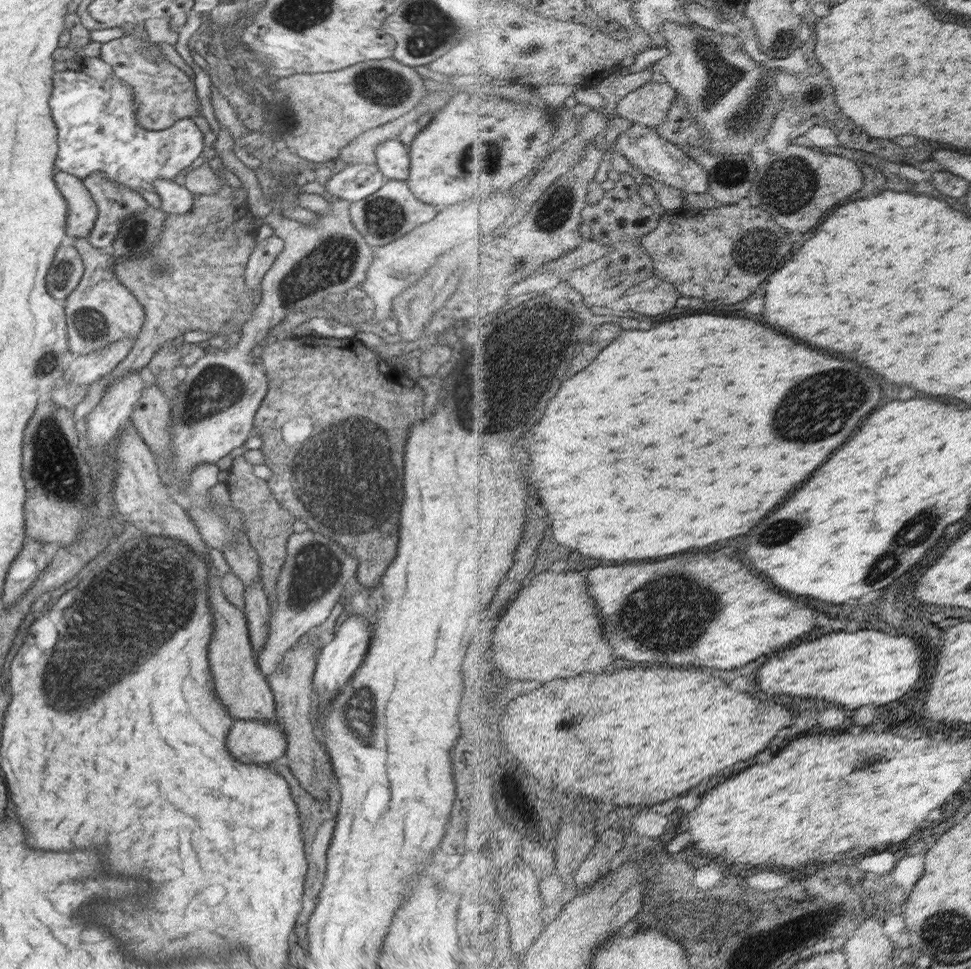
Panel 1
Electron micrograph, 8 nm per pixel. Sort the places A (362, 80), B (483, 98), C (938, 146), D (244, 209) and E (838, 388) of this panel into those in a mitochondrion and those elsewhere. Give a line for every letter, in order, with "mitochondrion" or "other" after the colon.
A: mitochondrion
B: other
C: other
D: other
E: mitochondrion

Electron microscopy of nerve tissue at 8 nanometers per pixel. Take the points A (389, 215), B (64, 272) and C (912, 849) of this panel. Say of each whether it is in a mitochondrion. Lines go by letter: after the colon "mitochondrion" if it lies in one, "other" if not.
A: mitochondrion
B: mitochondrion
C: other

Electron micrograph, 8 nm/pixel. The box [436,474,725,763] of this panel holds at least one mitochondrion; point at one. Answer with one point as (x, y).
(697, 607)

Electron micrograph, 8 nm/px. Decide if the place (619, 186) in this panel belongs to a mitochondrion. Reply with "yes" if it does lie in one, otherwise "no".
no

